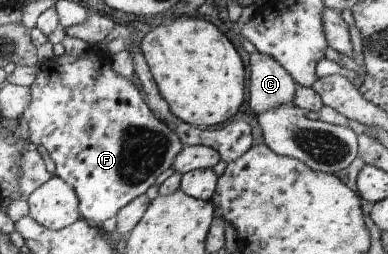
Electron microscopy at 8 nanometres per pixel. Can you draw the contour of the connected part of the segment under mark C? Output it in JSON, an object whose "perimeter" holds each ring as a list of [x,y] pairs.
{"perimeter":[[[258,51],[250,55],[248,104],[257,115],[282,104],[293,104],[298,86],[292,75],[272,56]]]}

